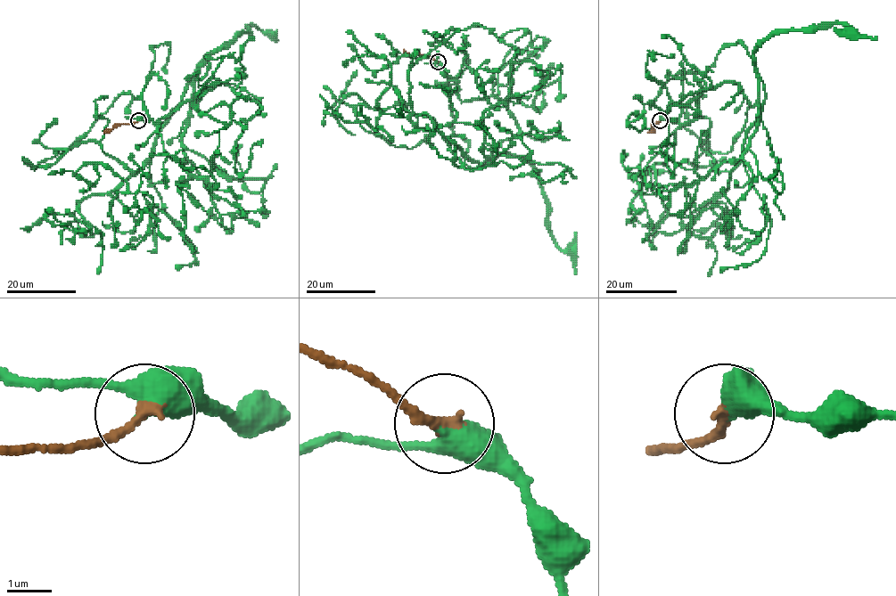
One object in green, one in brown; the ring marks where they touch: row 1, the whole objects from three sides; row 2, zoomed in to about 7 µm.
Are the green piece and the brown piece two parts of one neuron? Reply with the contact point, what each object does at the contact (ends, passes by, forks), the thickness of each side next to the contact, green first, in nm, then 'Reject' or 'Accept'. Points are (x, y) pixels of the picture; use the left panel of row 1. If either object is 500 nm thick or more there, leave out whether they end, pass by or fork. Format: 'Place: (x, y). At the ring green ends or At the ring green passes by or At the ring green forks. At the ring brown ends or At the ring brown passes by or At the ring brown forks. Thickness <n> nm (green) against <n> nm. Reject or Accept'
Place: (138, 120). At the ring green passes by. At the ring brown ends. Thickness 440 nm (green) against 280 nm. Accept

